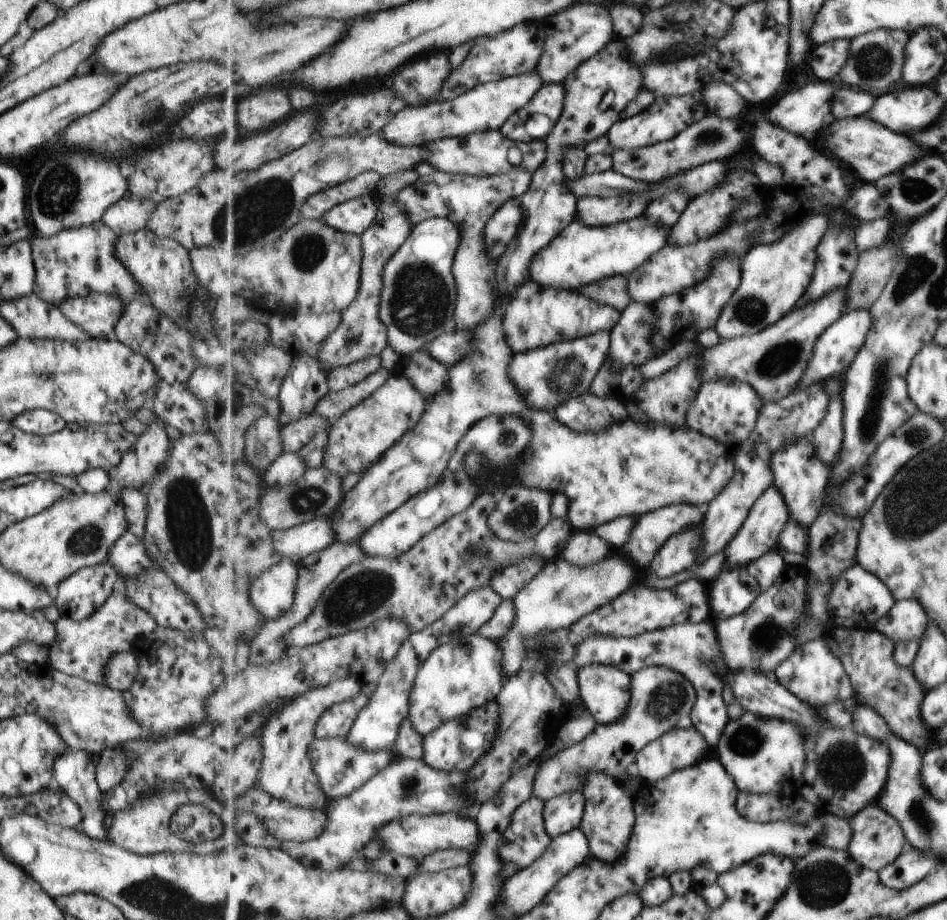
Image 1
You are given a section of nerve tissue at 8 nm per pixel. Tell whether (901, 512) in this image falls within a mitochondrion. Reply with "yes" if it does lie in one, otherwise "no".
yes

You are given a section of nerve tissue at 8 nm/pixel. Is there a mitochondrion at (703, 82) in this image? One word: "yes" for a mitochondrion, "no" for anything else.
no

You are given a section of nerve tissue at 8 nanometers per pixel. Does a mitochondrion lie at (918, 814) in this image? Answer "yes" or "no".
yes

